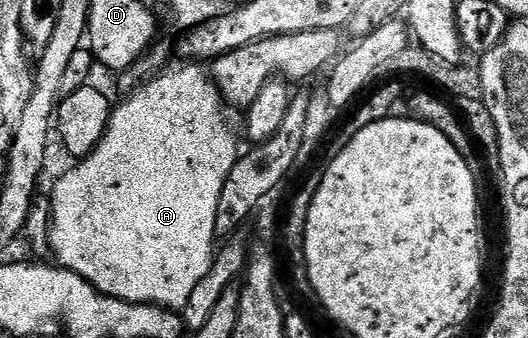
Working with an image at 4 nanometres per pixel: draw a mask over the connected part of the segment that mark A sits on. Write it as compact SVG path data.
M195 61L188 62L186 65L179 65L176 71L172 69L164 70L162 75L155 76L154 79L148 79L144 82L143 86L132 91L123 99L124 103L114 108L111 113L111 120L107 126L107 132L104 133L103 139L97 145L97 149L92 155L88 155L86 159L78 160L74 164L75 168L72 171L67 171L59 180L55 183L55 188L51 191L49 196L49 202L51 204L51 234L49 236L49 251L53 256L55 254L54 262L60 267L67 268L68 271L77 273L87 283L91 283L95 286L95 289L103 295L108 295L114 299L120 299L126 303L156 303L159 307L167 307L170 311L179 311L185 305L185 301L189 301L189 296L193 294L193 289L197 289L197 281L201 281L201 277L205 277L205 273L209 273L211 263L215 259L215 252L217 250L217 236L215 233L215 225L217 219L217 197L221 197L221 189L223 188L223 182L225 177L229 177L229 169L233 169L233 165L238 161L241 154L241 146L239 147L239 139L235 136L235 131L231 128L231 123L227 120L227 115L223 112L225 108L225 100L222 95L219 94L219 88L215 86L214 78L210 74L207 75L202 71L200 64Z

